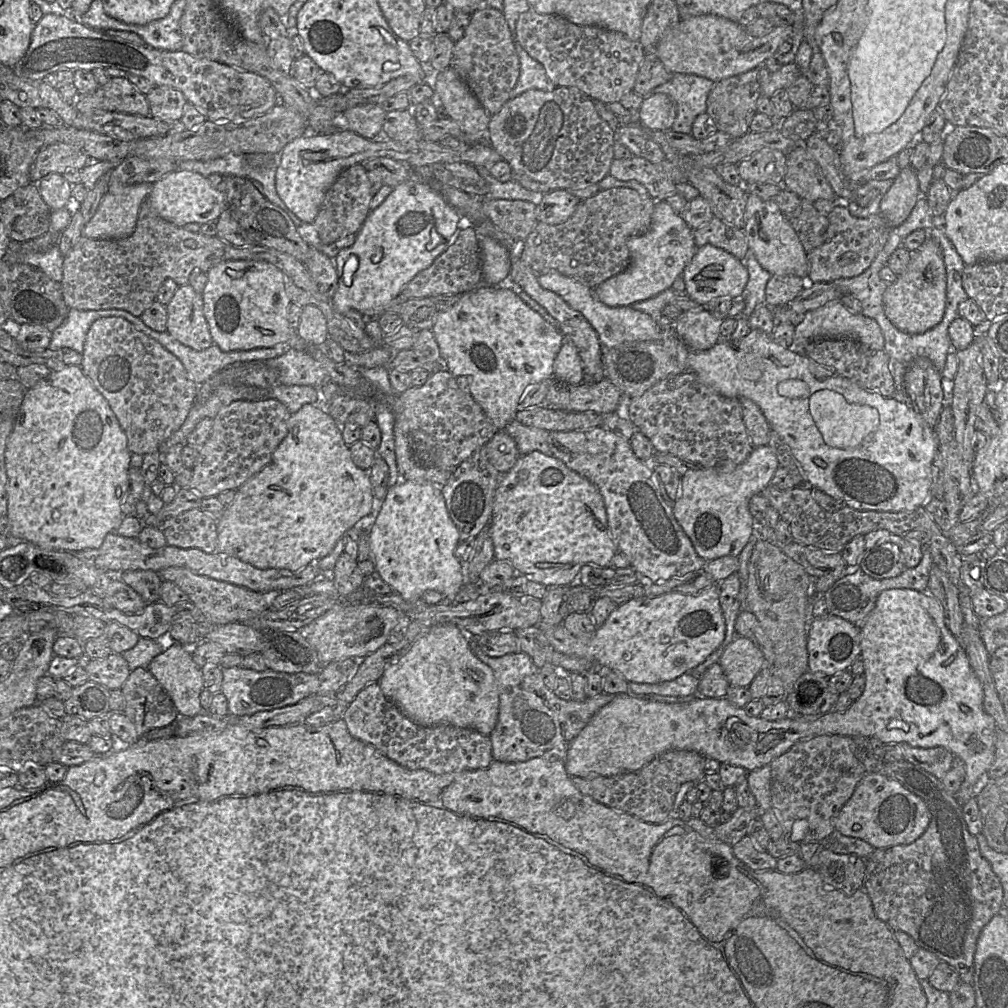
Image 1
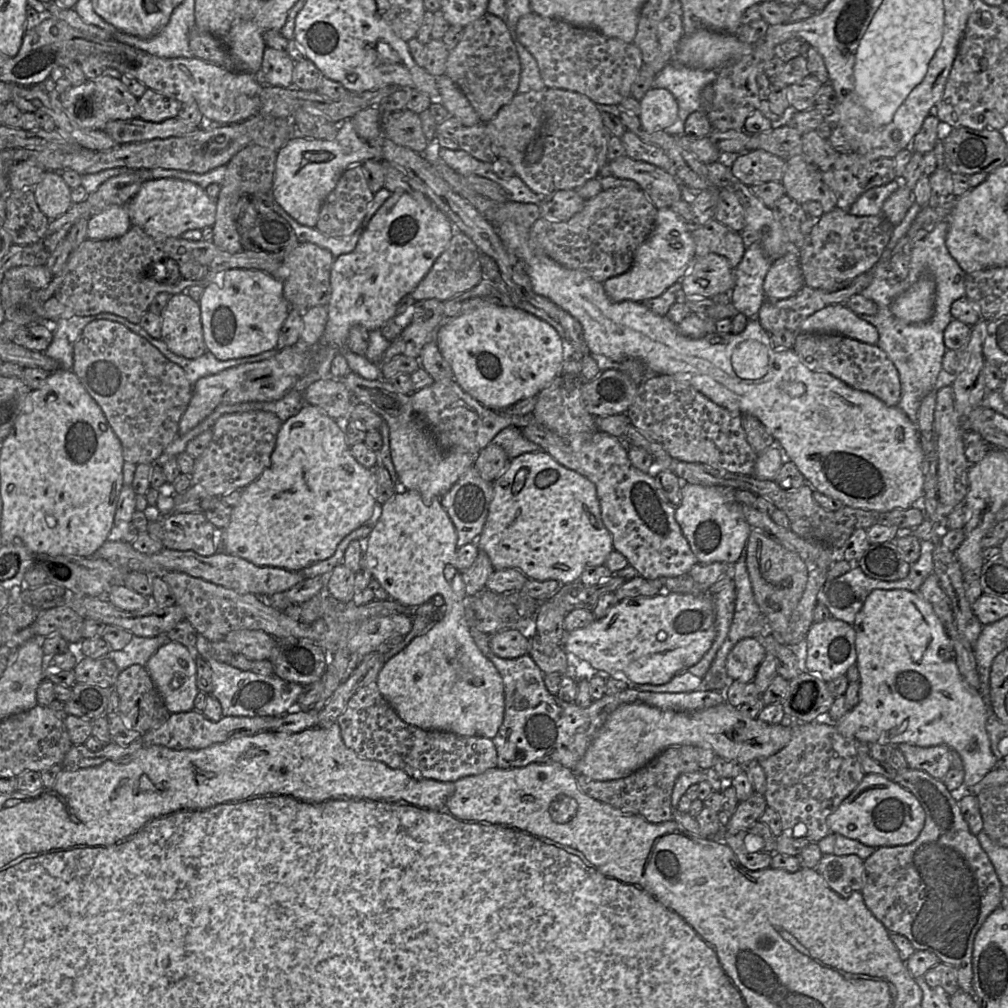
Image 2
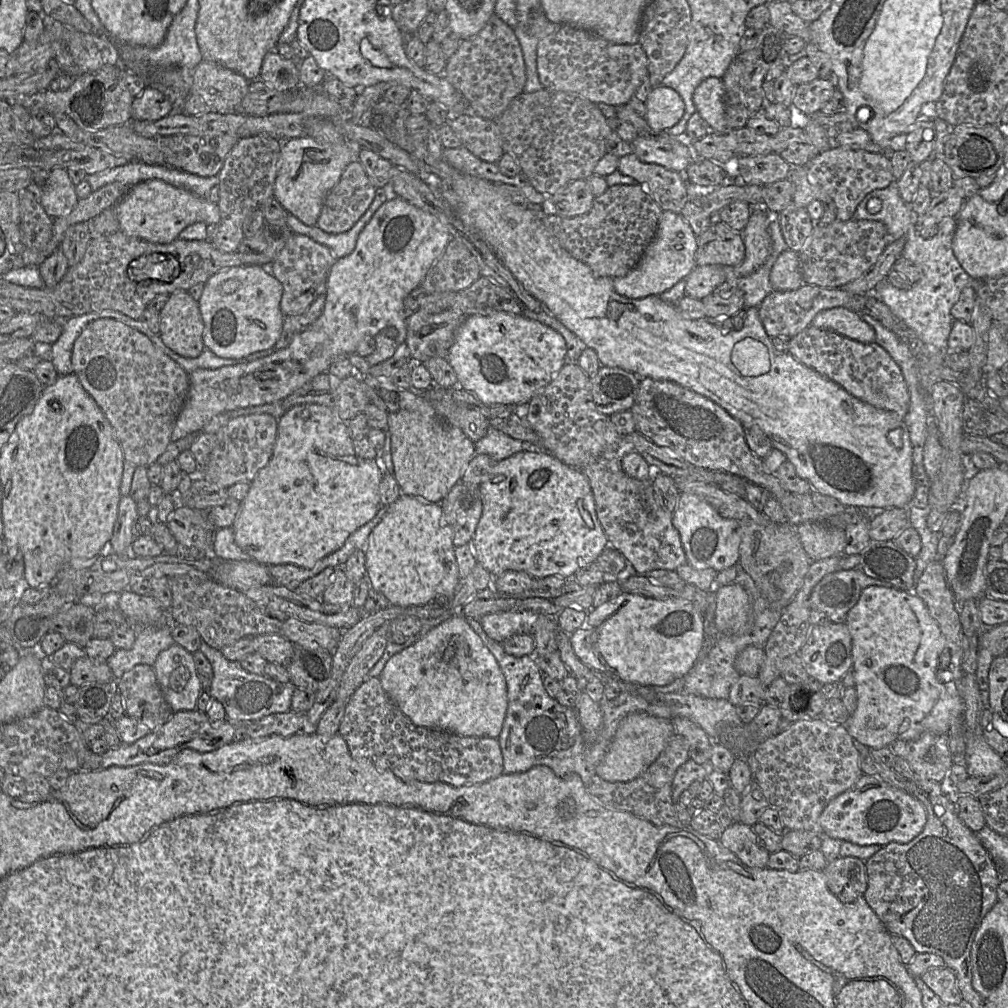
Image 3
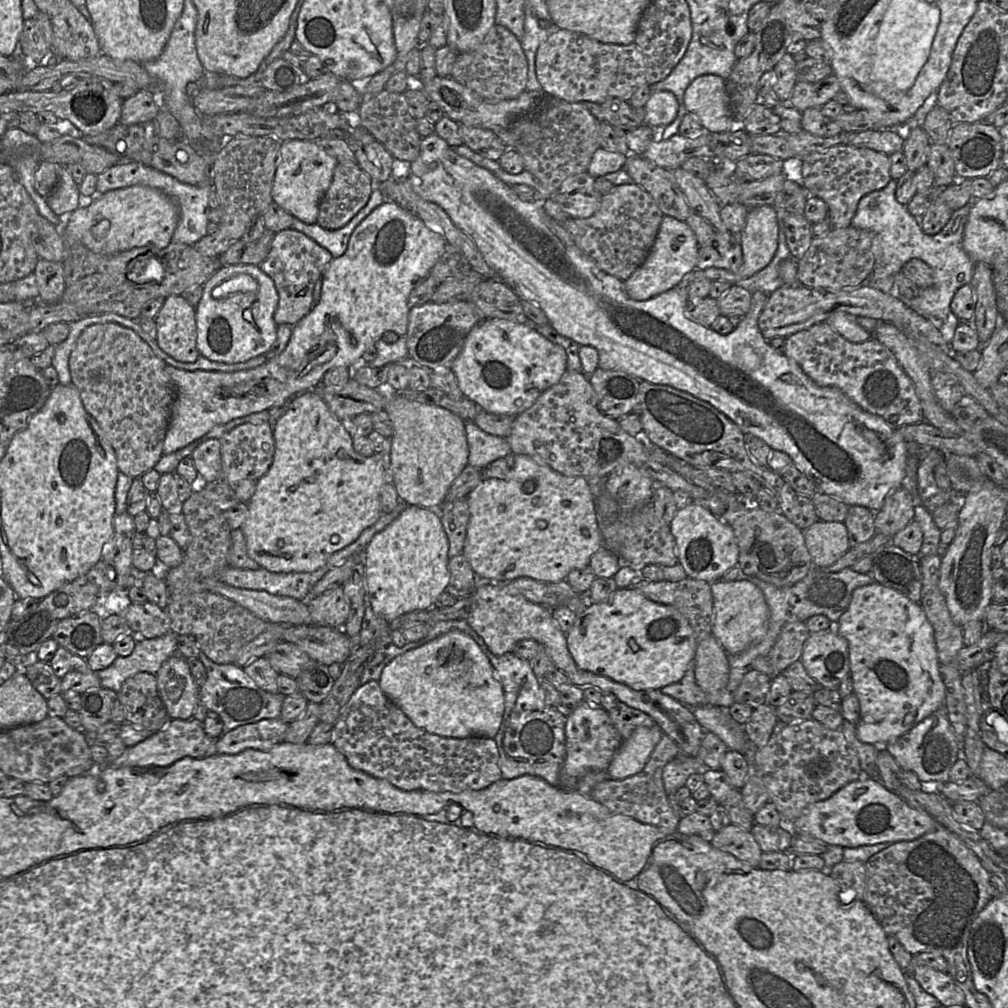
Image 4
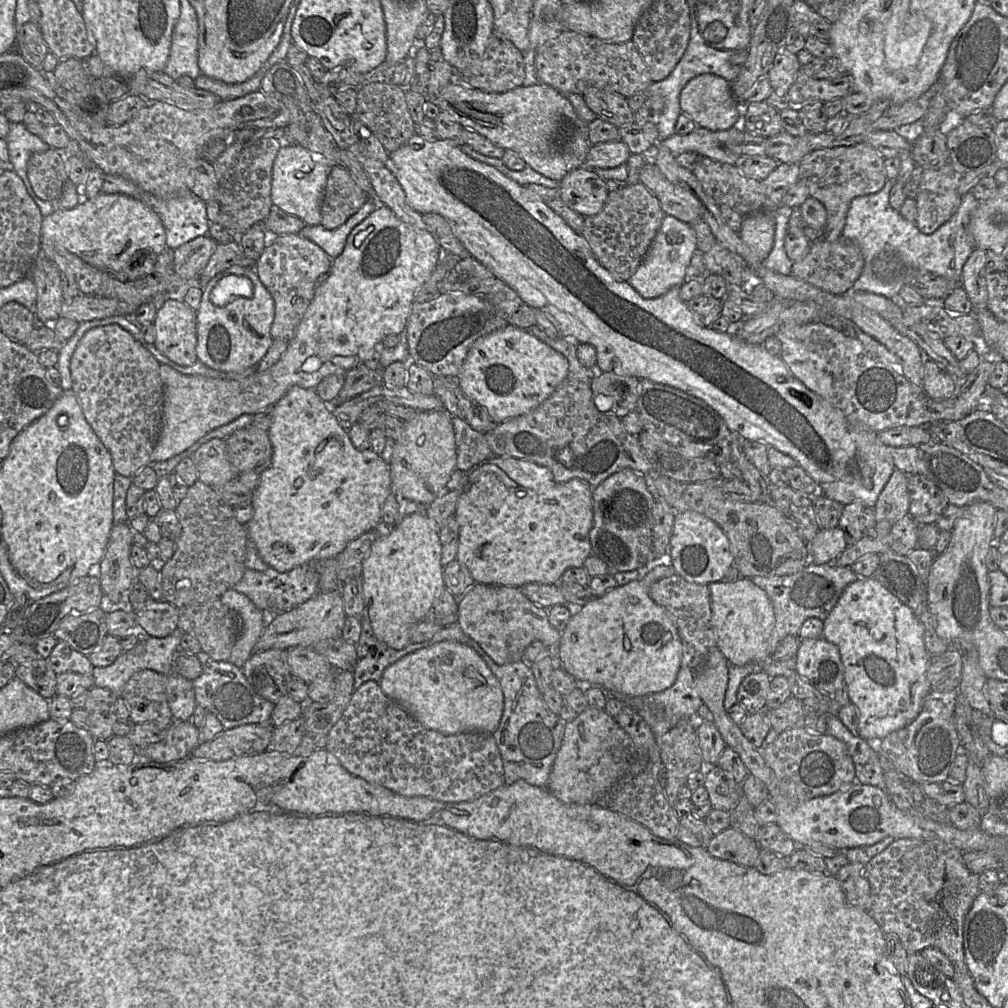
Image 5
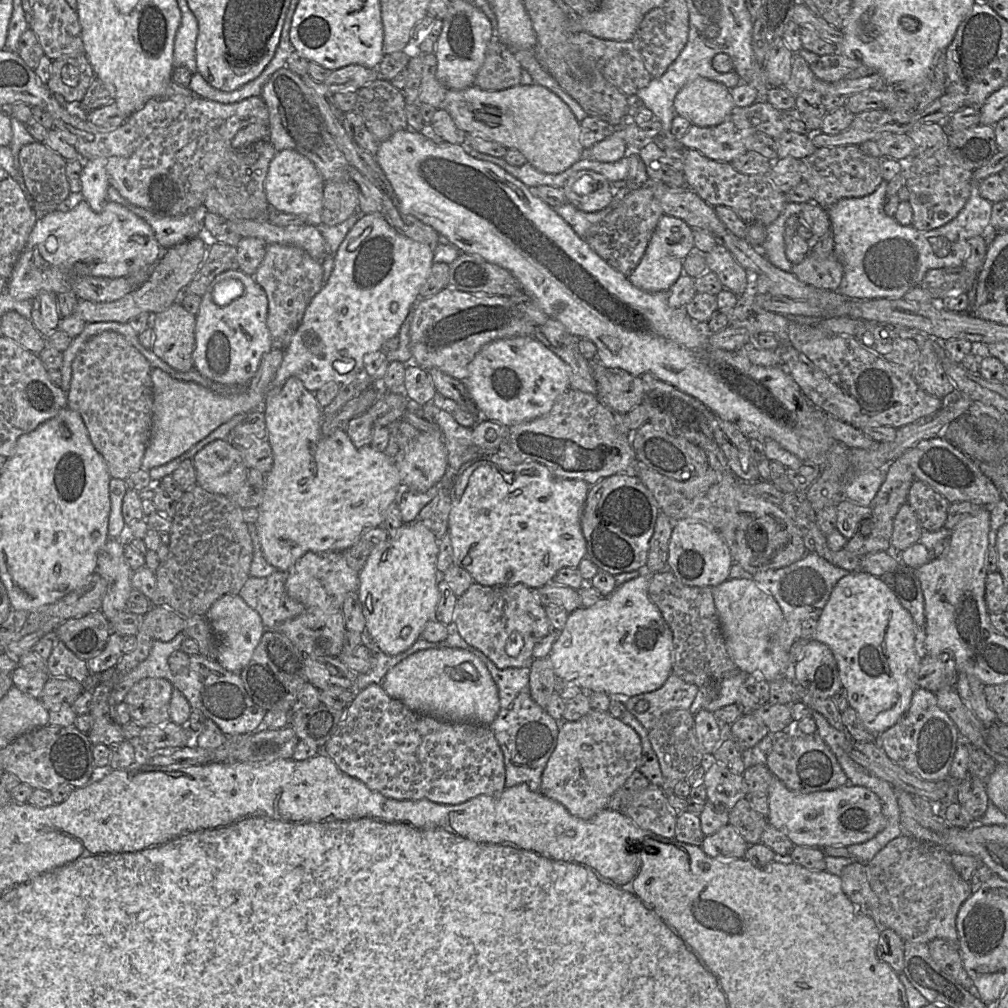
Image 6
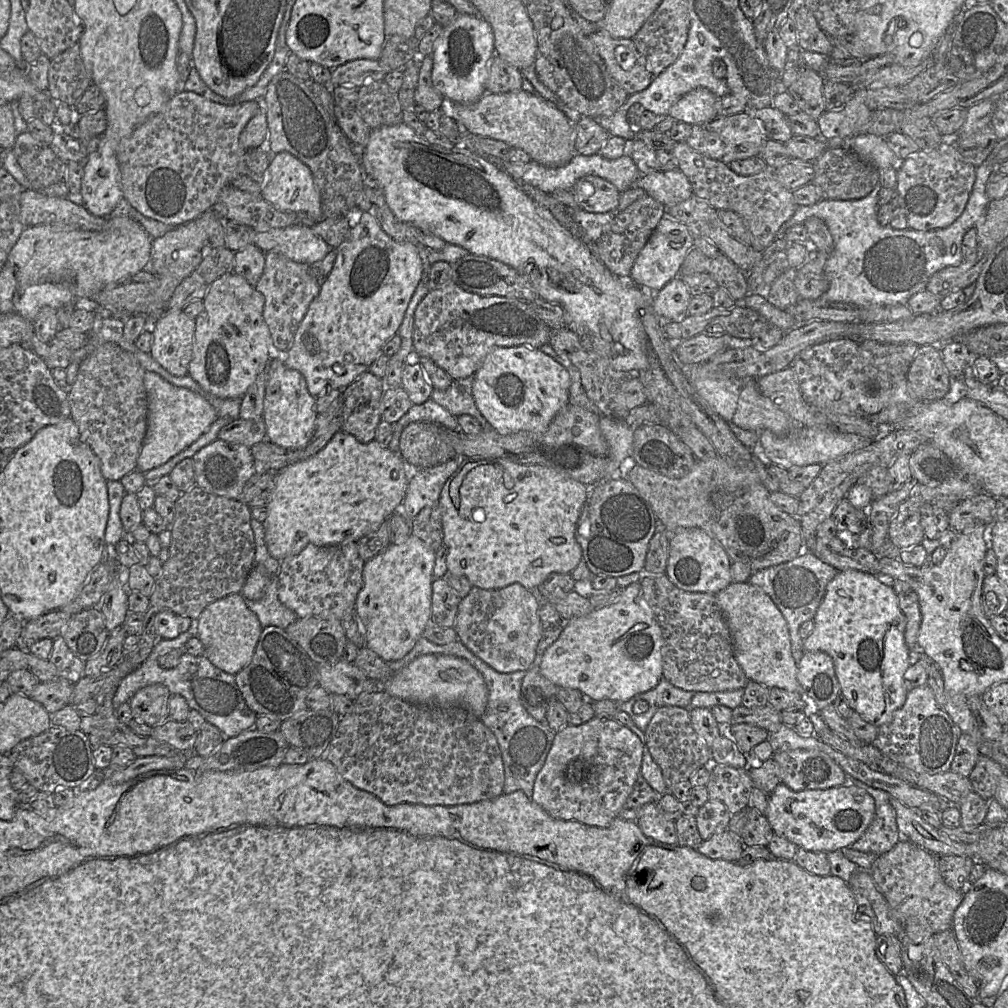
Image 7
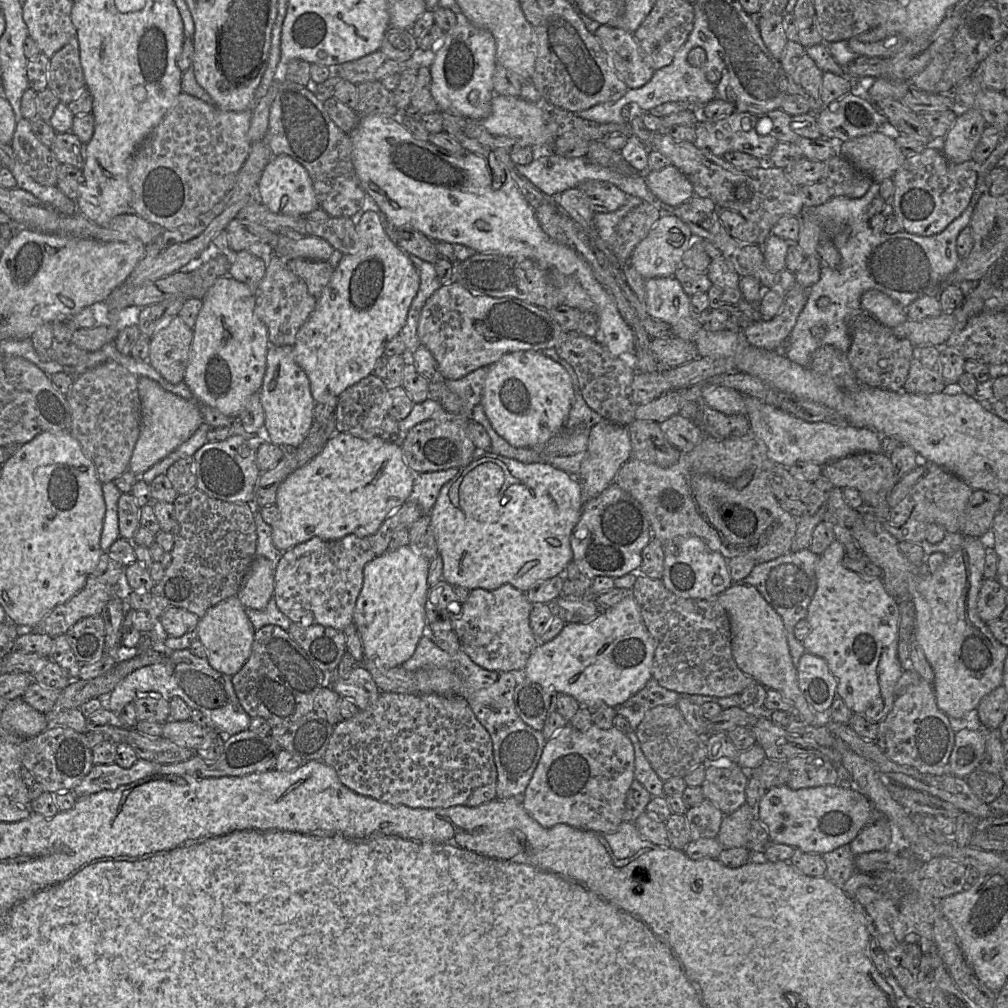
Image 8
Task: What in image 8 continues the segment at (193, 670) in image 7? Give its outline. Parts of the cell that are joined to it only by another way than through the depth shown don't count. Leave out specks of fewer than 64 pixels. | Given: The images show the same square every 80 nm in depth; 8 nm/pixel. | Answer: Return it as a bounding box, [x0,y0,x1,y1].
[105,630,252,736]

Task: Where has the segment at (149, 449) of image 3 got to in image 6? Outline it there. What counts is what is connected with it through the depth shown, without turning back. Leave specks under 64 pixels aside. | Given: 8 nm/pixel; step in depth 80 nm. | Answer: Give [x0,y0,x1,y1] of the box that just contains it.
[67,330,152,480]

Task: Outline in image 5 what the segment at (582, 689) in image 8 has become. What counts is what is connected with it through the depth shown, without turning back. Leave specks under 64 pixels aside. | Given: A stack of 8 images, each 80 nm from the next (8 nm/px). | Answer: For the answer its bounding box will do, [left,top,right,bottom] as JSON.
[557,565,682,698]

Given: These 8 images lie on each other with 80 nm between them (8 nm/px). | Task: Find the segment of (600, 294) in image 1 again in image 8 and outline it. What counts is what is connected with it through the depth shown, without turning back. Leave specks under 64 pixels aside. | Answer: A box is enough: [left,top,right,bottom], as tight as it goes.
[630,212,696,279]

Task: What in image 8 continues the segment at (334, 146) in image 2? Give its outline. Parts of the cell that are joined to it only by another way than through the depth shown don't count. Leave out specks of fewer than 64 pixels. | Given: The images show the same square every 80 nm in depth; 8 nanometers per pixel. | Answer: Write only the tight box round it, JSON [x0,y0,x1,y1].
[257,154,319,216]

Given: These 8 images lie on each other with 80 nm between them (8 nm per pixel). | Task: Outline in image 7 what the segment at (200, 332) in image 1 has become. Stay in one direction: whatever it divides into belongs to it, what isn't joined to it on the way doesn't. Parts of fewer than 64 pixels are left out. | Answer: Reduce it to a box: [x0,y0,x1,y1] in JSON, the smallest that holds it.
[149,309,195,376]

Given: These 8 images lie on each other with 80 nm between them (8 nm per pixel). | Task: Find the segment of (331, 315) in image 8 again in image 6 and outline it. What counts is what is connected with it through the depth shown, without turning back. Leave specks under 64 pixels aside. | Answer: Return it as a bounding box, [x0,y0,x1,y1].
[269,213,434,393]

